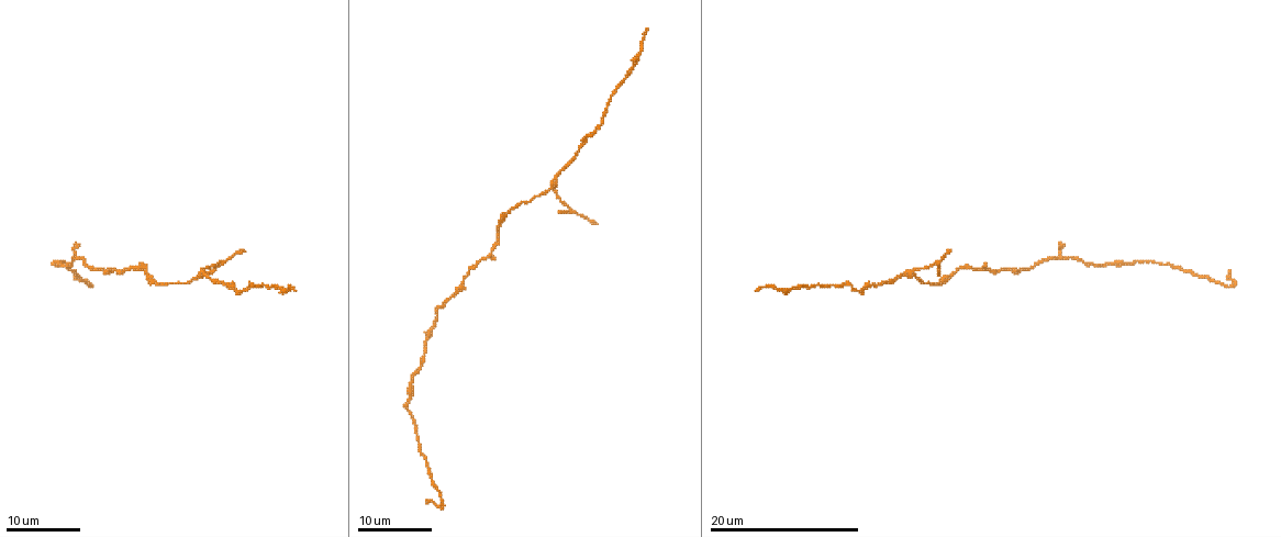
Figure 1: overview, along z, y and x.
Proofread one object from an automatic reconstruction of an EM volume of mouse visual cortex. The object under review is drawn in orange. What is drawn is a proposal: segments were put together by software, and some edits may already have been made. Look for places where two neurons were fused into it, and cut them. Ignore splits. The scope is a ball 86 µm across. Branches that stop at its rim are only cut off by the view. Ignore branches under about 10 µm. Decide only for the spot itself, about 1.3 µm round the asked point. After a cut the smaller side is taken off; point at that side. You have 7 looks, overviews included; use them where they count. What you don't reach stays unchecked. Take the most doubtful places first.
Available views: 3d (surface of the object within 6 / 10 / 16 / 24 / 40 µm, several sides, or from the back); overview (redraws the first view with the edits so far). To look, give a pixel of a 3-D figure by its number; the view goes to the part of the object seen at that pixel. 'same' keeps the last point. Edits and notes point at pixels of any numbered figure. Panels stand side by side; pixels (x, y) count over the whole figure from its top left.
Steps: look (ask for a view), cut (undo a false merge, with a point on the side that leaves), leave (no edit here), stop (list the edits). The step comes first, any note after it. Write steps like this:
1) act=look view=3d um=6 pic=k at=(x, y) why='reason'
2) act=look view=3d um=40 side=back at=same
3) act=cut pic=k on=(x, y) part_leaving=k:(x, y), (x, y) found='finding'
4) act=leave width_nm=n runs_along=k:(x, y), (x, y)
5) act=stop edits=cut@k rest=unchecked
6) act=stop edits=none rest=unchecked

act=look view=3d um=16 pic=1 at=(206, 275) why='thick turns thin'

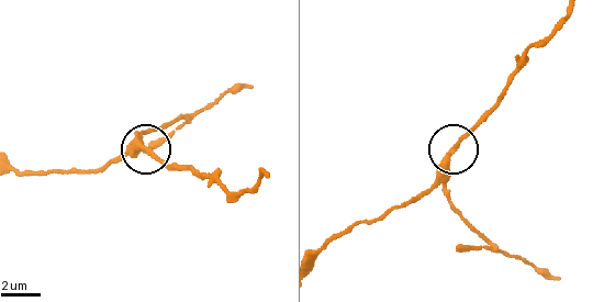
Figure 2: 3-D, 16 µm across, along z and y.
act=look view=3d um=10 pic=2 at=(142, 150)

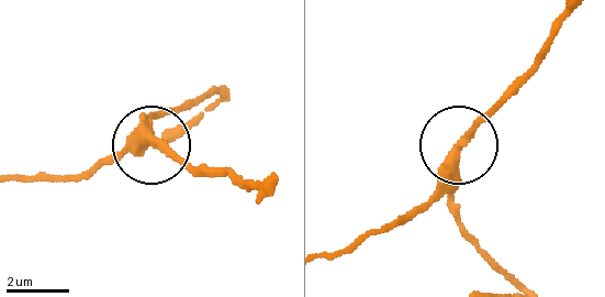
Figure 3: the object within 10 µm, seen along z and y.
act=leave runs_along=3:(19, 177), (74, 177), (129, 146), (168, 149), (204, 175) found='all the same neuron'

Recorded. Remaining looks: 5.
act=look view=3d um=16 pic=1 at=(955, 273) why='calibre changes'

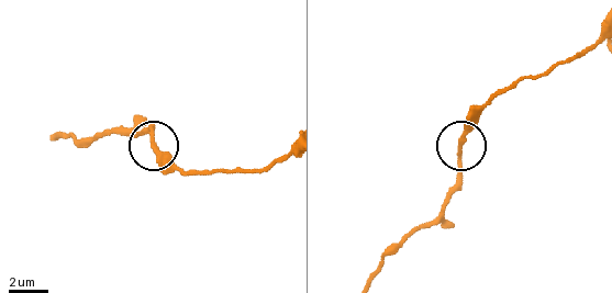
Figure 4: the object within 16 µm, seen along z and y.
act=look view=3d um=10 pic=4 at=(459, 144) why='closer look'

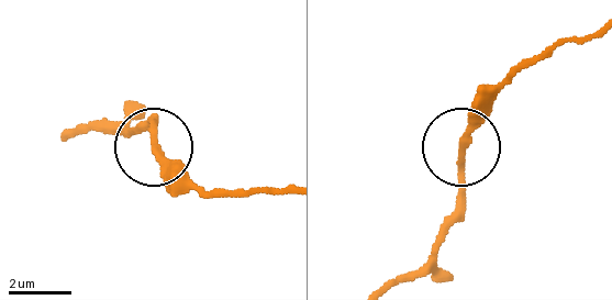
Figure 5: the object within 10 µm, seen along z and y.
act=leave runs_along=5:(402, 279), (426, 258), (455, 203), (460, 140), (510, 79) found='all the same neuron'

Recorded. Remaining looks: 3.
act=look view=3d um=16 pic=1 at=(126, 271)

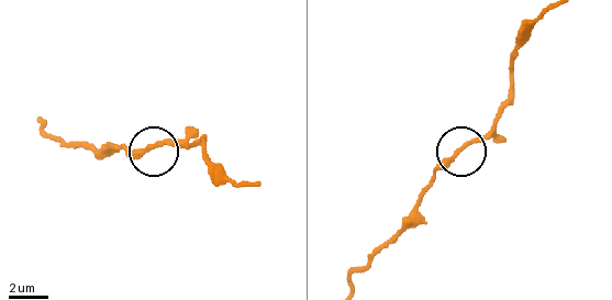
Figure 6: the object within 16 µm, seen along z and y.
act=look view=3d um=10 pic=6 at=(461, 150)

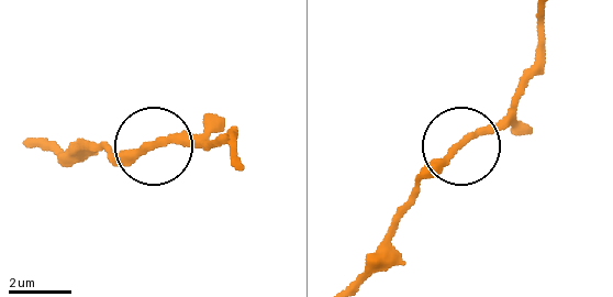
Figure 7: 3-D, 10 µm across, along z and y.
act=look view=3d um=10 side=back pic=7 at=(151, 145)

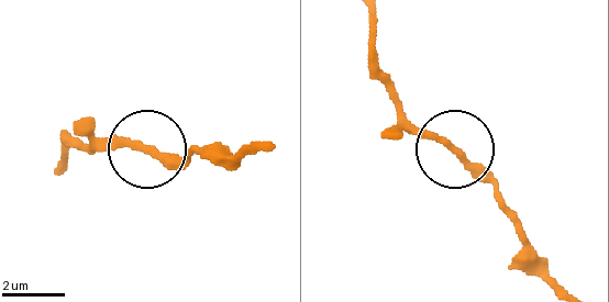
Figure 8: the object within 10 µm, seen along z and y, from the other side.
act=leave found='one neuron here'

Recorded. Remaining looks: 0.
act=stop edits=none rest=unchecked

